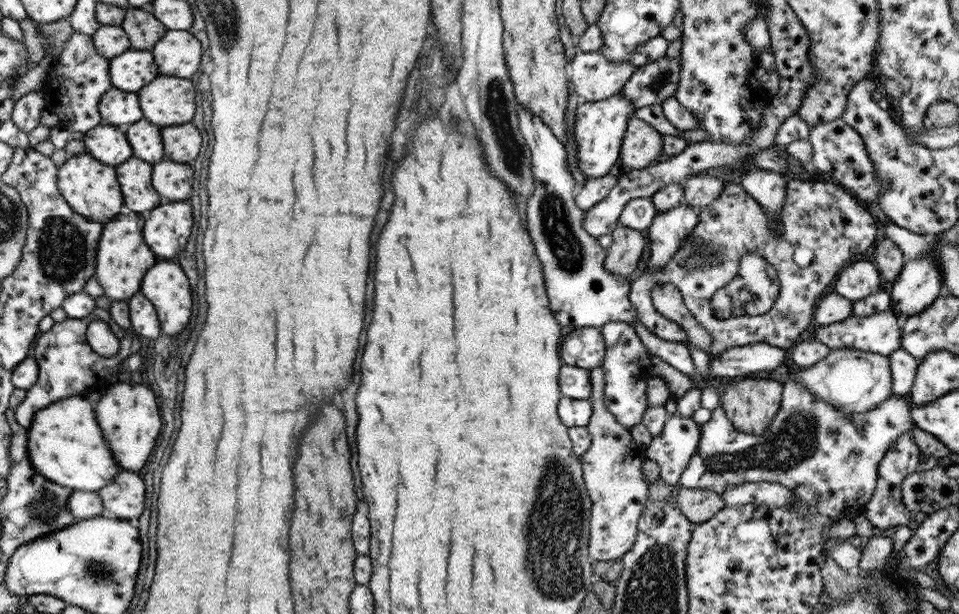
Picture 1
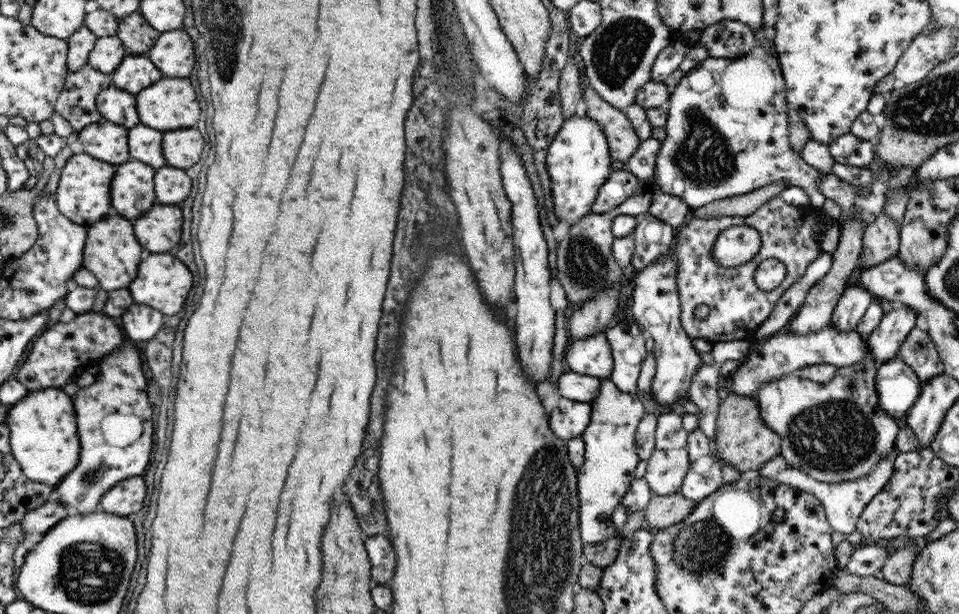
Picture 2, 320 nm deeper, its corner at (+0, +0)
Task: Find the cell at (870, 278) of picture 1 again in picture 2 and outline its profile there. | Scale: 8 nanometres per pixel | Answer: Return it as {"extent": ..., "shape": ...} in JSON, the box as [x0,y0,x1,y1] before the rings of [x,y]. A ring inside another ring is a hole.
{"extent":[831,284,876,332],"shape":[[[859,284],[850,285],[842,293],[831,316],[831,326],[840,332],[855,330],[865,315],[867,308],[876,297]]]}

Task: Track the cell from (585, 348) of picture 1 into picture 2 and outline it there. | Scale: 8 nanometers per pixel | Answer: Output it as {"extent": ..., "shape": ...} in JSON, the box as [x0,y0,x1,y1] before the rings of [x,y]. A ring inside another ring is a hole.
{"extent":[565,333,613,379],"shape":[[[605,333],[570,341],[565,354],[570,371],[602,379],[613,374],[613,351]]]}

